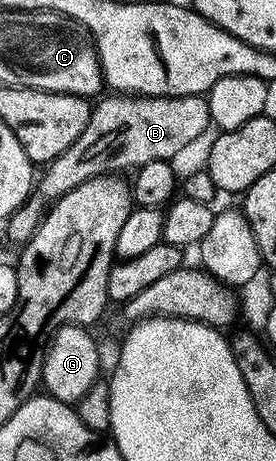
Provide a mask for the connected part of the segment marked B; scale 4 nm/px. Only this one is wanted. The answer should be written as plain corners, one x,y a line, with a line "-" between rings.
113,92
108,96
110,98
102,97
102,102
93,106
87,128
83,128
83,136
44,167
45,175
39,178
39,194
41,190
43,197
56,200
79,188
79,184
88,178
125,172
121,170
133,172
151,160
176,159
176,154
183,153
211,126
209,99
199,94
178,98
142,98

